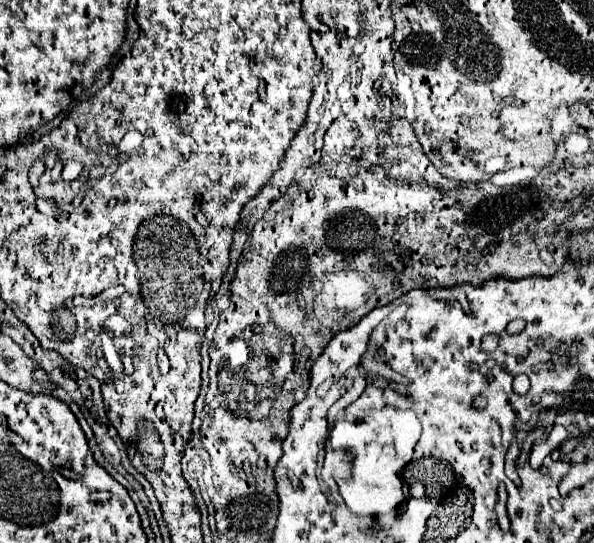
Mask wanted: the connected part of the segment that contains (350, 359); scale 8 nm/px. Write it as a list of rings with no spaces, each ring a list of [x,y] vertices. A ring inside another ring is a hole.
[[[390,306],[374,308],[368,312],[354,328],[338,332],[330,344],[324,348],[320,358],[312,368],[312,386],[320,384],[324,378],[340,378],[348,368],[358,366],[366,354],[366,342],[370,332],[388,316]],[[318,380],[318,382],[316,382]]]

